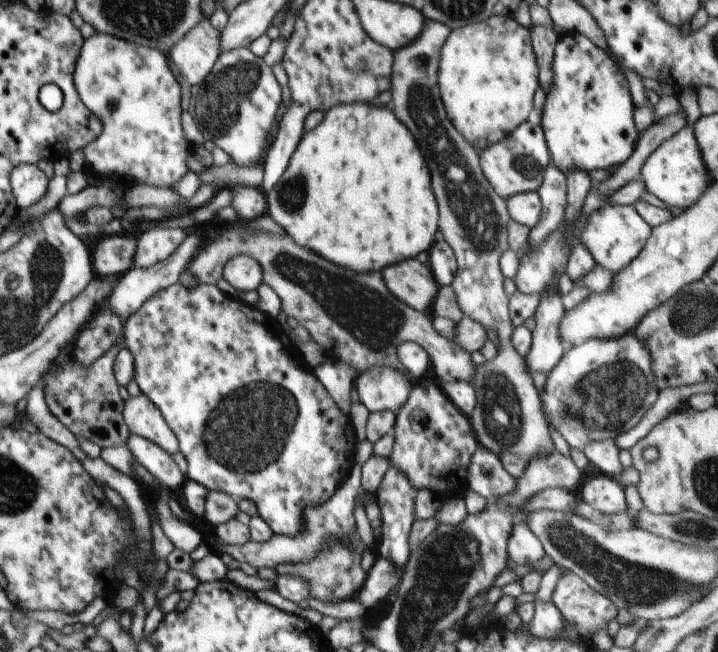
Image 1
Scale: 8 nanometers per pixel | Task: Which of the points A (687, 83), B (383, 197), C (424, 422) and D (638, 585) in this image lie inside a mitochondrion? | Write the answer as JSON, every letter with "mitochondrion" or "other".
{"A":"other","B":"other","C":"other","D":"mitochondrion"}

